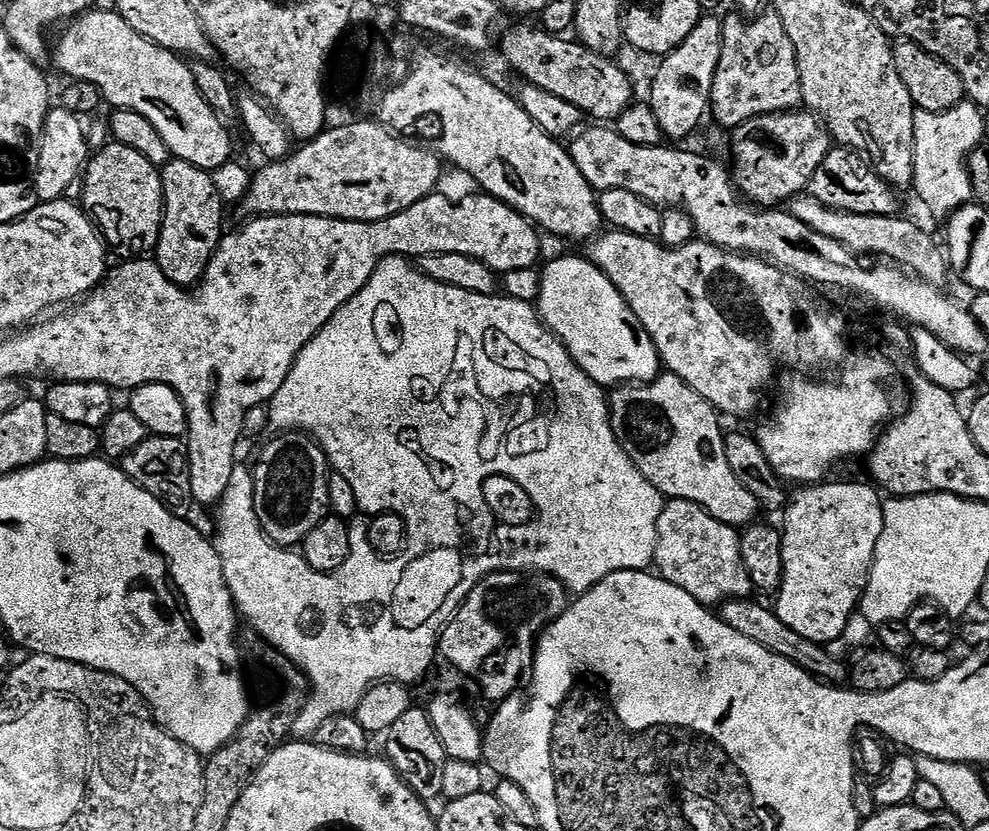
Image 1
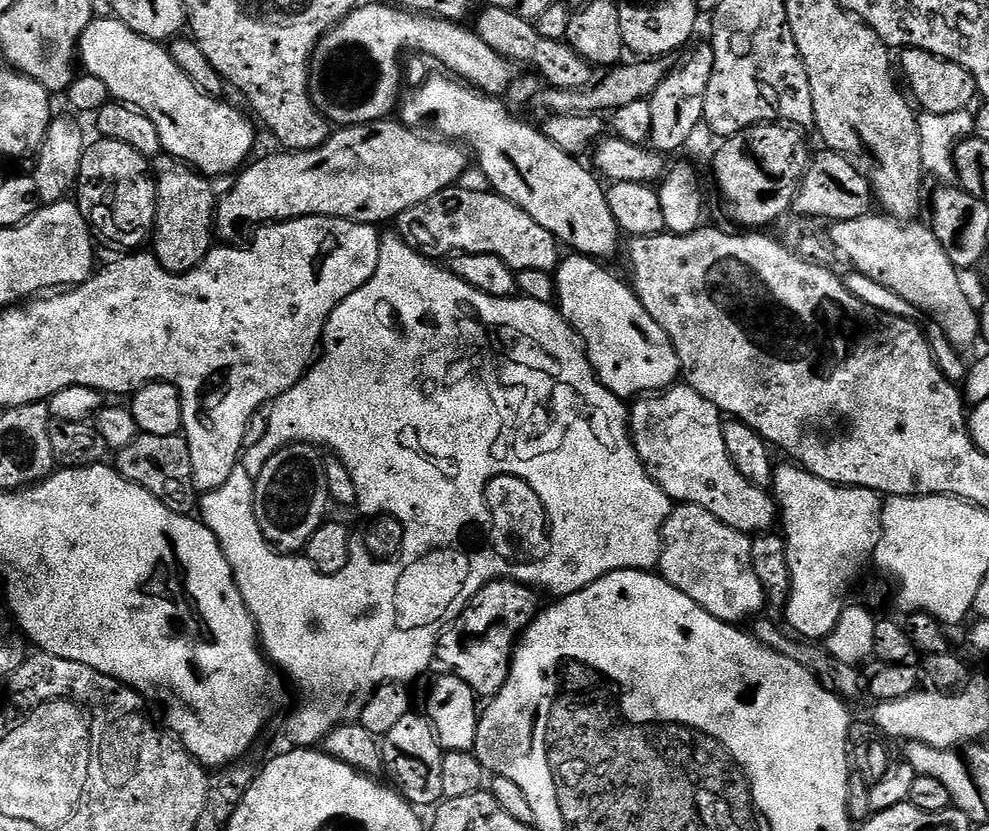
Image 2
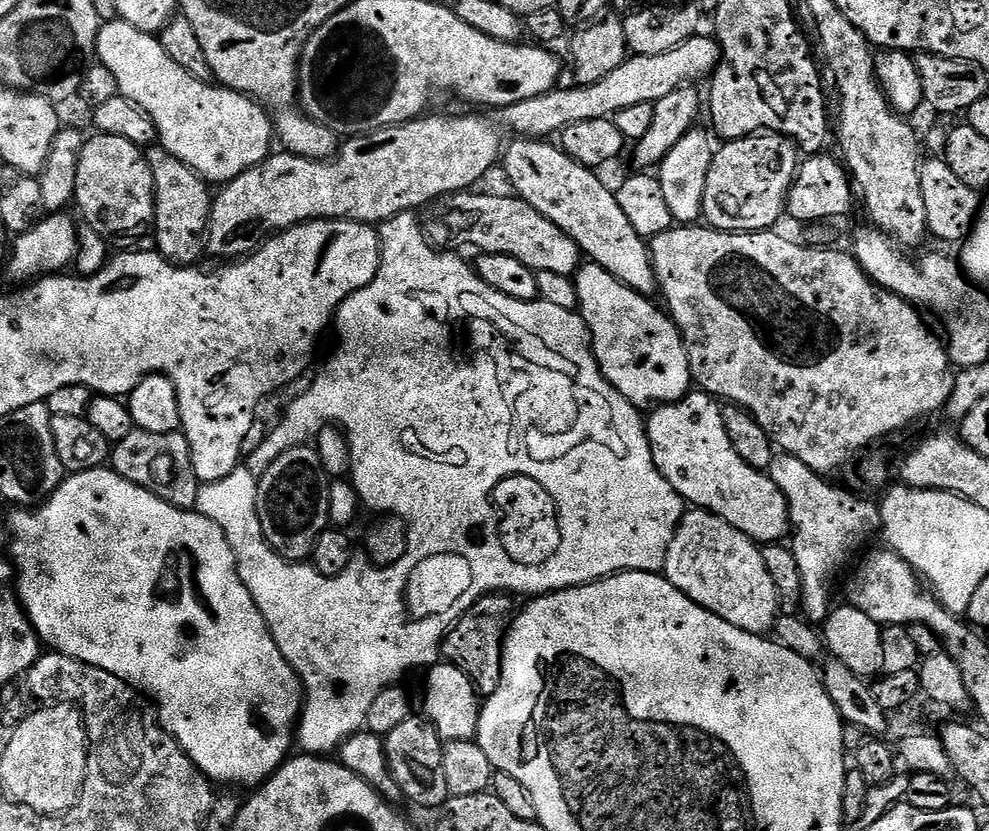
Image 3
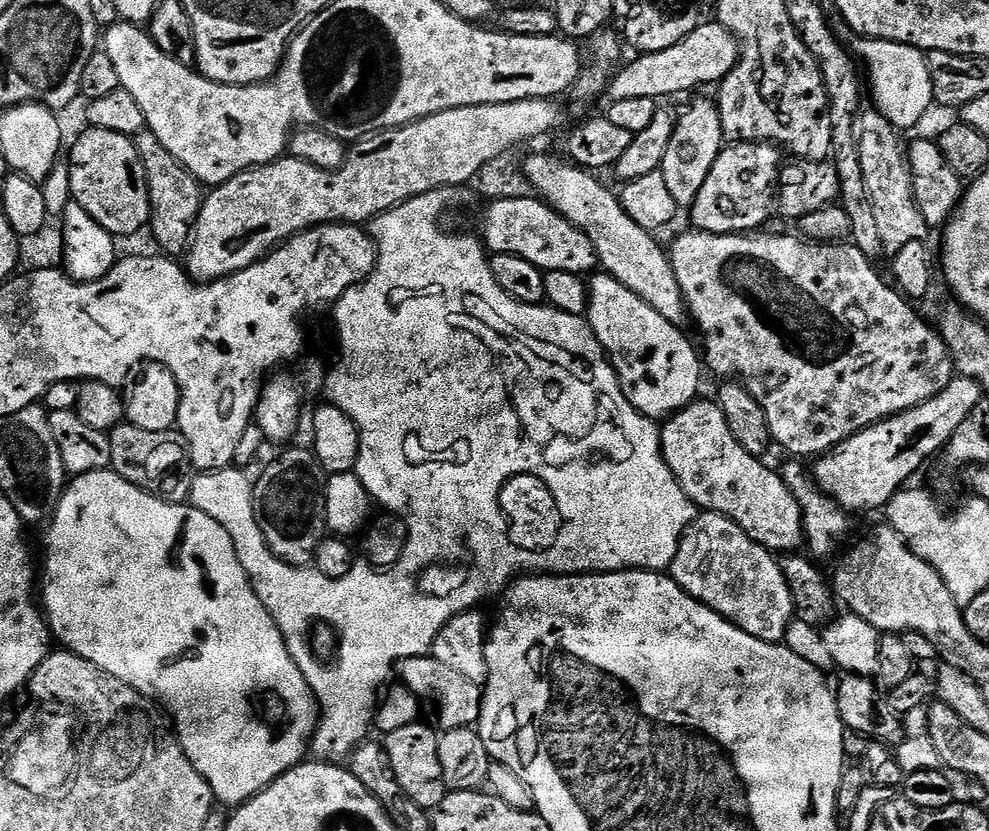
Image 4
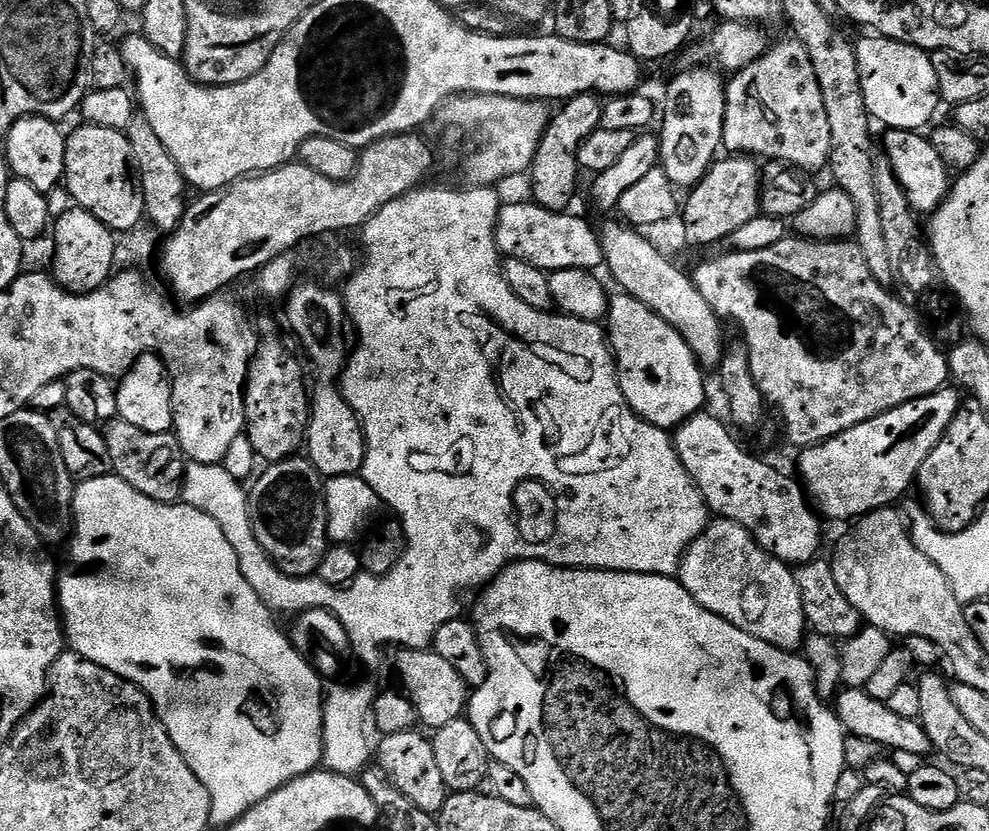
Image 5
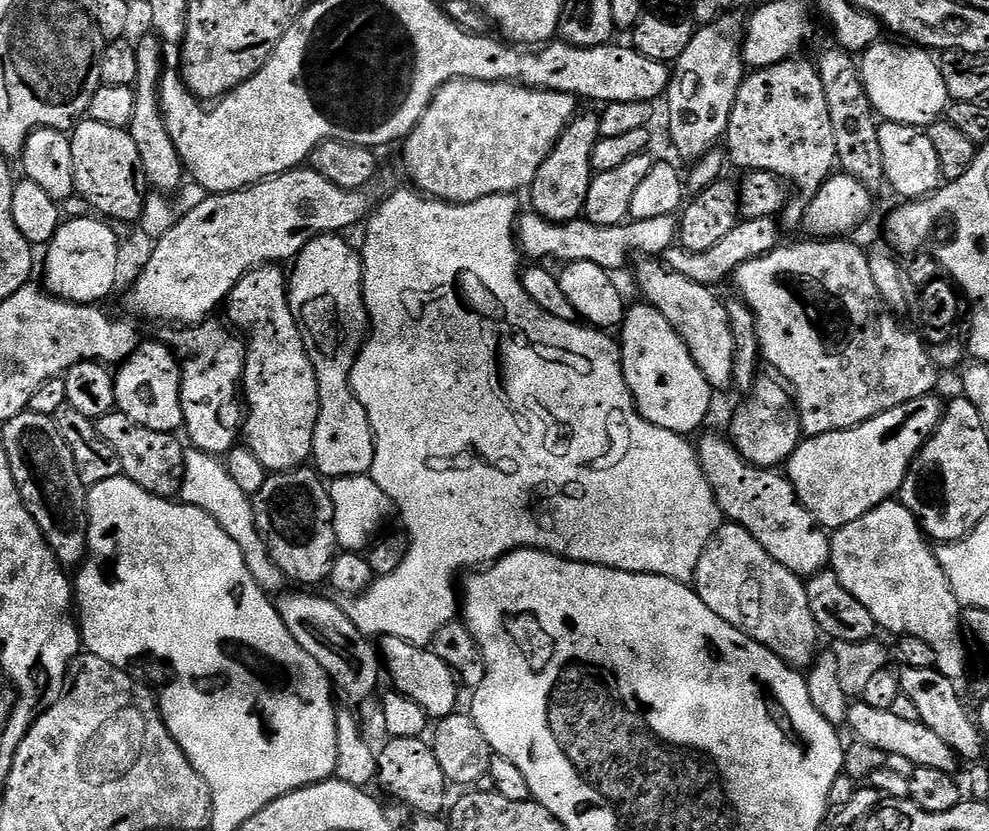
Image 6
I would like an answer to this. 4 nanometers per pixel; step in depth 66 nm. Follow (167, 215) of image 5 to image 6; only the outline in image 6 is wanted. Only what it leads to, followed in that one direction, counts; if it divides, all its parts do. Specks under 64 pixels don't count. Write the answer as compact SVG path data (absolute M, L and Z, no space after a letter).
M147 35L136 44L138 78L134 85L134 118L130 118L126 131L130 138L134 138L134 146L138 146L138 158L142 158L142 170L147 187L157 192L175 194L179 192L181 184L185 183L186 169L166 130L164 115L160 110L160 77L166 68L164 56L160 53L162 44L155 35Z

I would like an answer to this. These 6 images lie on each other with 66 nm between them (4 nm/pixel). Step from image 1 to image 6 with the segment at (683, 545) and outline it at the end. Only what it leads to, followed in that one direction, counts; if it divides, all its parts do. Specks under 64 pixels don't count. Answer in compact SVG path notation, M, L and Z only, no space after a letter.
M721 523L716 535L706 546L702 558L698 558L694 587L702 602L706 602L706 606L710 606L710 610L714 610L718 618L730 622L730 626L742 630L742 634L754 638L754 642L766 646L793 668L804 670L813 663L818 652L818 629L814 614L810 612L810 598L805 581L786 570L782 562L774 562L774 558L770 558L770 554L766 554L766 550L758 546L756 539L741 524Z

